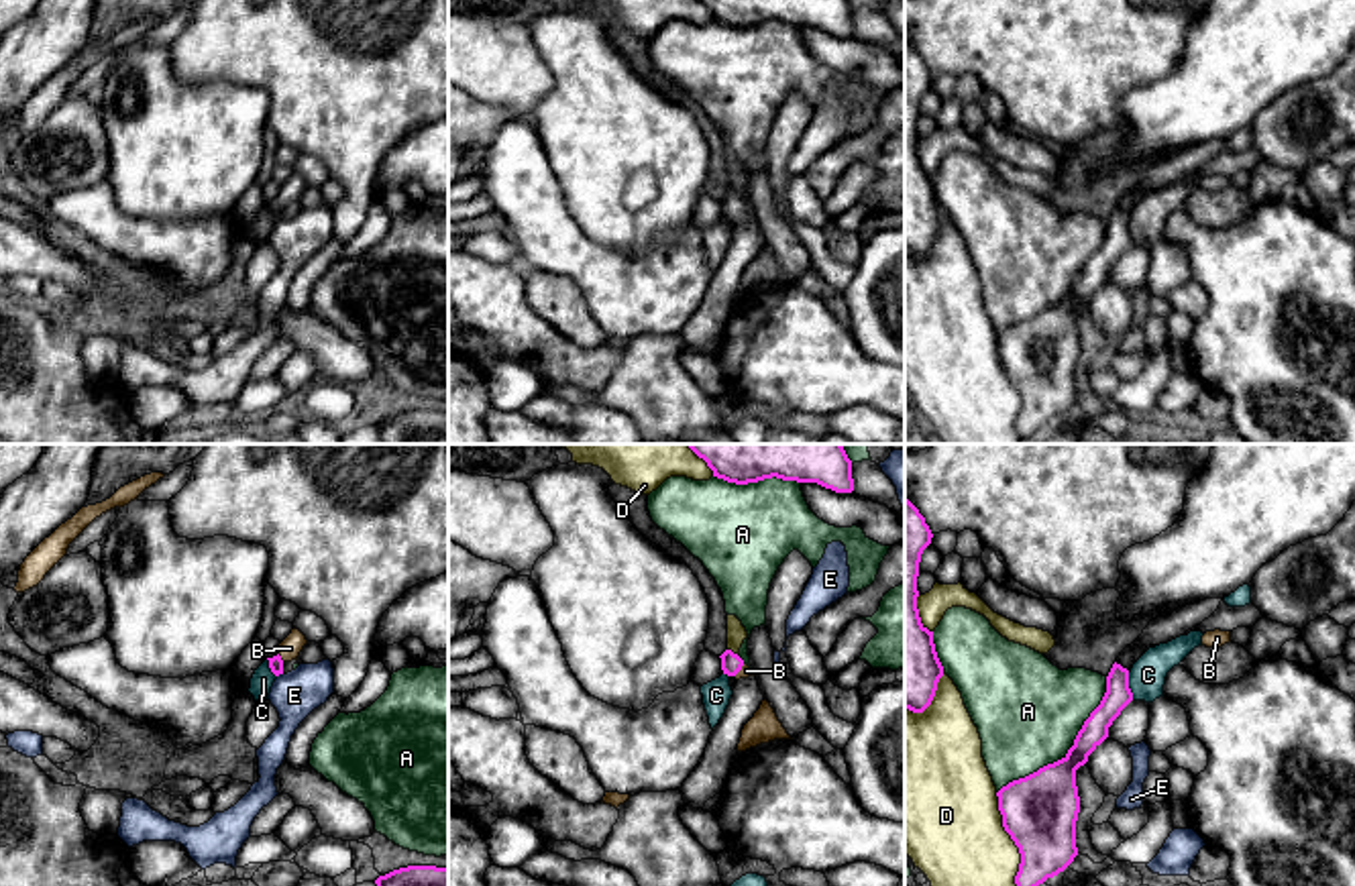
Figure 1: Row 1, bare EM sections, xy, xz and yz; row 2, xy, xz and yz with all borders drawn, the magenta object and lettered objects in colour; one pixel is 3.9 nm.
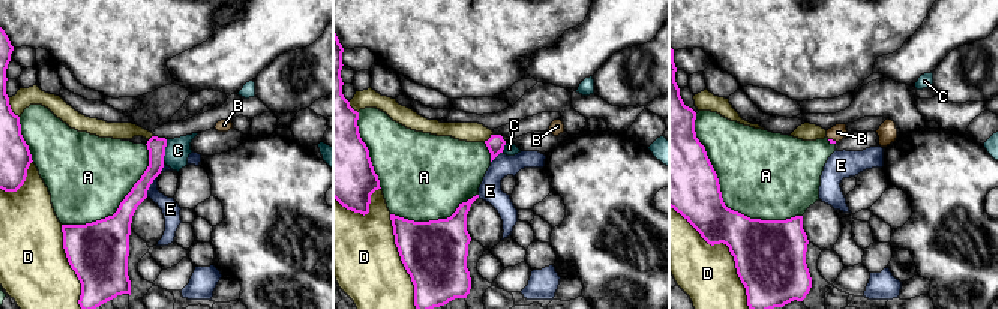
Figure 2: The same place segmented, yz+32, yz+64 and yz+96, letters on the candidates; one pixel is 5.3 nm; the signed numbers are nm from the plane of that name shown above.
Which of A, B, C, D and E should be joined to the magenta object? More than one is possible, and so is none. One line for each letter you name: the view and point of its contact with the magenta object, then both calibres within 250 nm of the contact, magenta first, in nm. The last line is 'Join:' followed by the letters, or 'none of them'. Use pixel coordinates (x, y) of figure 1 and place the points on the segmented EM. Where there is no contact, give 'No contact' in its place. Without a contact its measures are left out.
Join: none of them

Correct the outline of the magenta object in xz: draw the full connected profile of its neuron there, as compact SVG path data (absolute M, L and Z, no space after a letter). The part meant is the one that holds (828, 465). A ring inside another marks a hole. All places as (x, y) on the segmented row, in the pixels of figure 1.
M689 444L713 477L736 485L782 479L852 493L852 460L842 444Z

